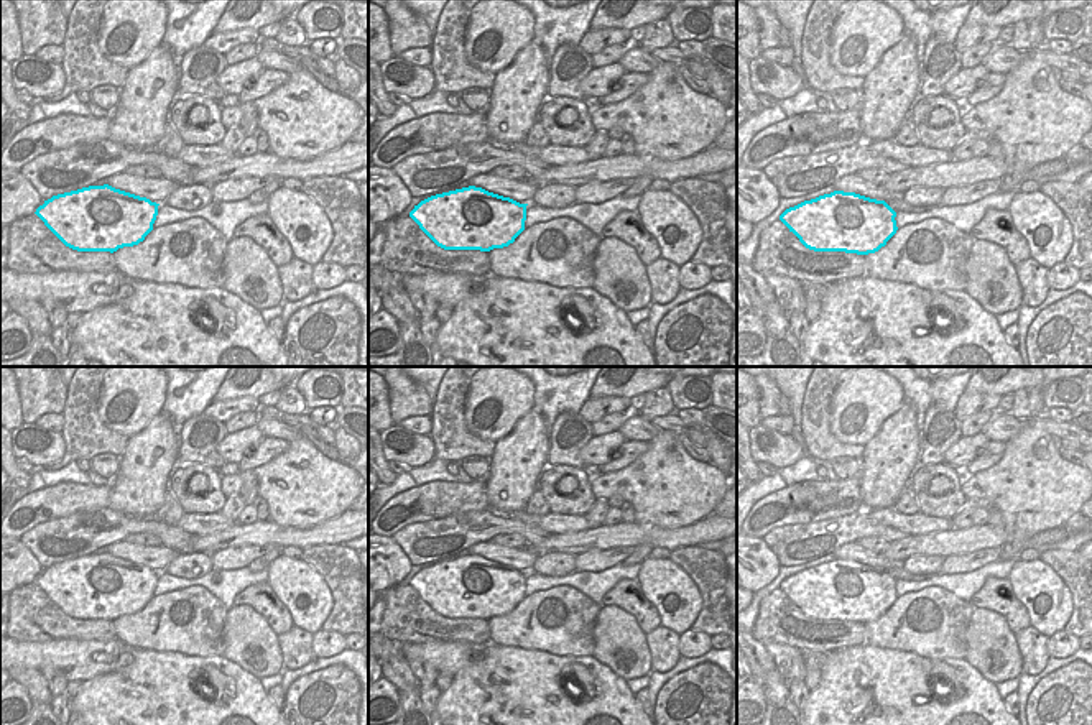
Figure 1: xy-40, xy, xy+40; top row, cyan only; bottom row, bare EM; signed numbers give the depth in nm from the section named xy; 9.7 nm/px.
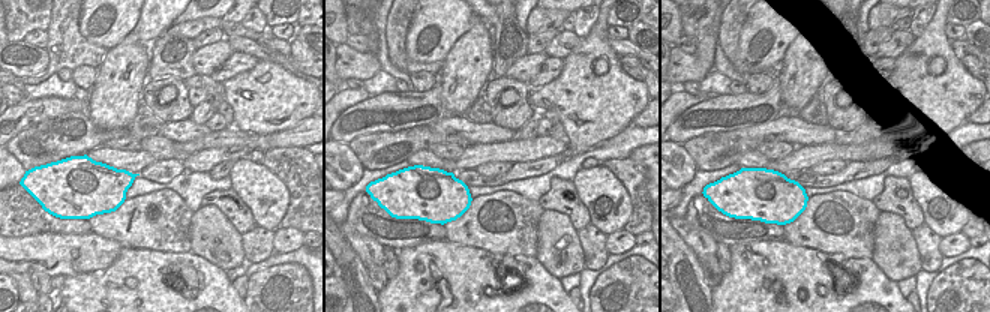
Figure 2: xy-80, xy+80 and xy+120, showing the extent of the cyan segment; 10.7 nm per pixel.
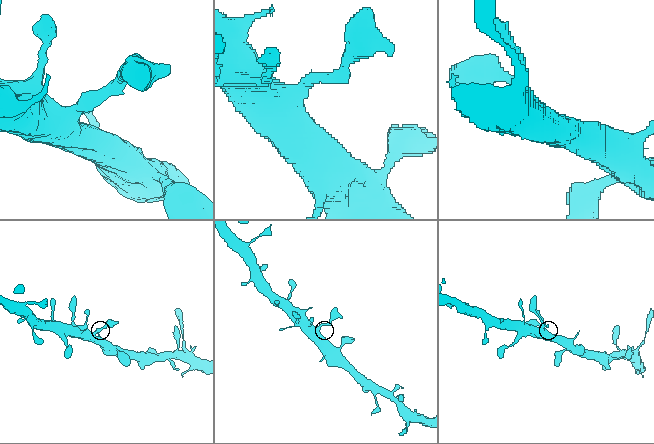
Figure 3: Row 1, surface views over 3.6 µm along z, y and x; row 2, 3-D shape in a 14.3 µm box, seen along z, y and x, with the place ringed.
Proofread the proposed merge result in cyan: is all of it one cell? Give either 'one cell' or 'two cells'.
one cell

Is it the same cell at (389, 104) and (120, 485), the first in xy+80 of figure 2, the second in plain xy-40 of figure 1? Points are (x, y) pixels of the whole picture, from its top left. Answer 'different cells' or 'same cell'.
different cells

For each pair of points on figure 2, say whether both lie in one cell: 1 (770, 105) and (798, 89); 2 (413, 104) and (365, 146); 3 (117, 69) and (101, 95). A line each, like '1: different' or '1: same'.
1: different
2: different
3: same

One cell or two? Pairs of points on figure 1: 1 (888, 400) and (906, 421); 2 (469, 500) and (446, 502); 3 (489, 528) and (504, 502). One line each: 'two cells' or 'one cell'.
1: two cells
2: one cell
3: two cells

